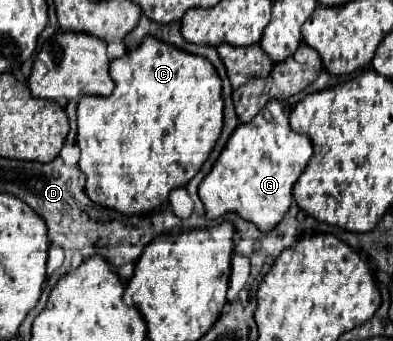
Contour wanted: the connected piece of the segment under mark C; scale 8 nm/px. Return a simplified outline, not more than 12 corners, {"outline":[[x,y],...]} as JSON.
{"outline":[[155,37],[77,103],[93,203],[167,205],[223,129],[221,79]]}

